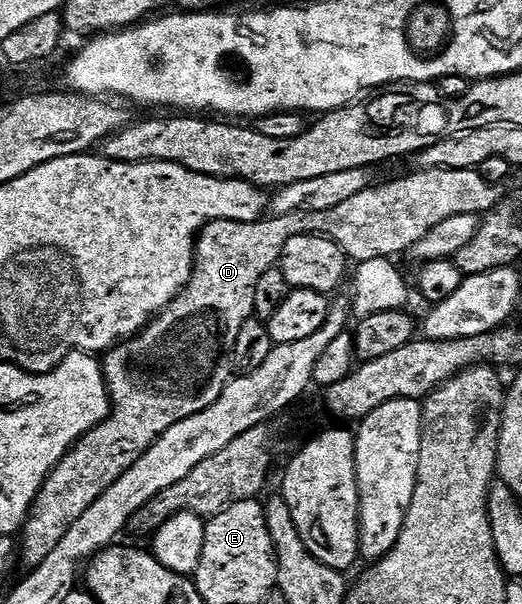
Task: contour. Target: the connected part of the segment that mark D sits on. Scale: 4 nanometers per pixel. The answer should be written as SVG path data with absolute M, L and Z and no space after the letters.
M419 168L417 172L398 177L395 181L386 181L383 185L371 184L368 189L331 210L270 215L257 221L209 221L198 234L194 246L194 273L186 288L137 337L123 340L101 358L102 374L106 376L112 408L95 429L83 435L63 455L43 483L42 490L34 500L33 510L20 530L20 561L26 567L44 563L44 559L56 551L56 543L68 535L68 527L72 527L72 523L76 523L76 519L80 519L80 515L84 515L84 511L92 507L92 503L108 487L112 487L158 437L164 435L173 424L198 413L198 396L209 387L222 361L222 352L225 349L227 352L233 346L236 335L240 335L240 327L254 317L254 296L260 275L279 264L284 243L288 243L288 239L305 233L317 233L335 241L354 263L381 257L394 259L397 253L405 249L406 252L413 250L414 245L420 243L420 239L424 239L432 227L440 227L444 219L452 219L452 215L484 215L496 207L500 199L499 186L484 179L477 169Z

